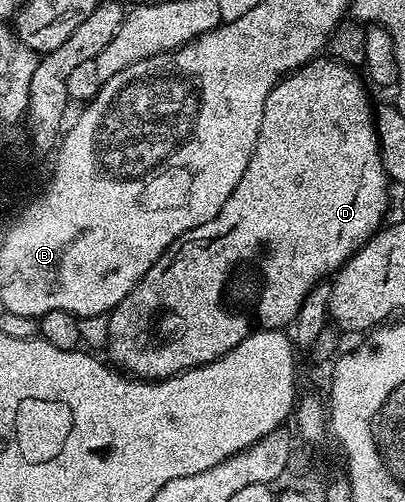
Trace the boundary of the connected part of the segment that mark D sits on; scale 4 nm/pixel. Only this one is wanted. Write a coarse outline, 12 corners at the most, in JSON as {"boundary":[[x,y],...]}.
{"boundary":[[284,75],[107,320],[158,382],[286,329],[387,208],[368,85]]}

